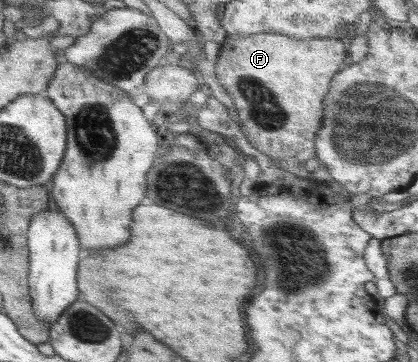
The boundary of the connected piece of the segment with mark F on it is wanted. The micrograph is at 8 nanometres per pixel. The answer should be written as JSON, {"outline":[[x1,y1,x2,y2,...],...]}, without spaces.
{"outline":[[276,33,249,34,245,37,227,37,222,42,216,63,218,81,233,100,237,117,241,123,242,135,256,149,265,153,280,168,290,171,306,180,310,172,304,167,307,159,316,156,315,133,323,119,323,97,329,93,333,76,344,67,347,55,347,40,332,38,297,39]]}

